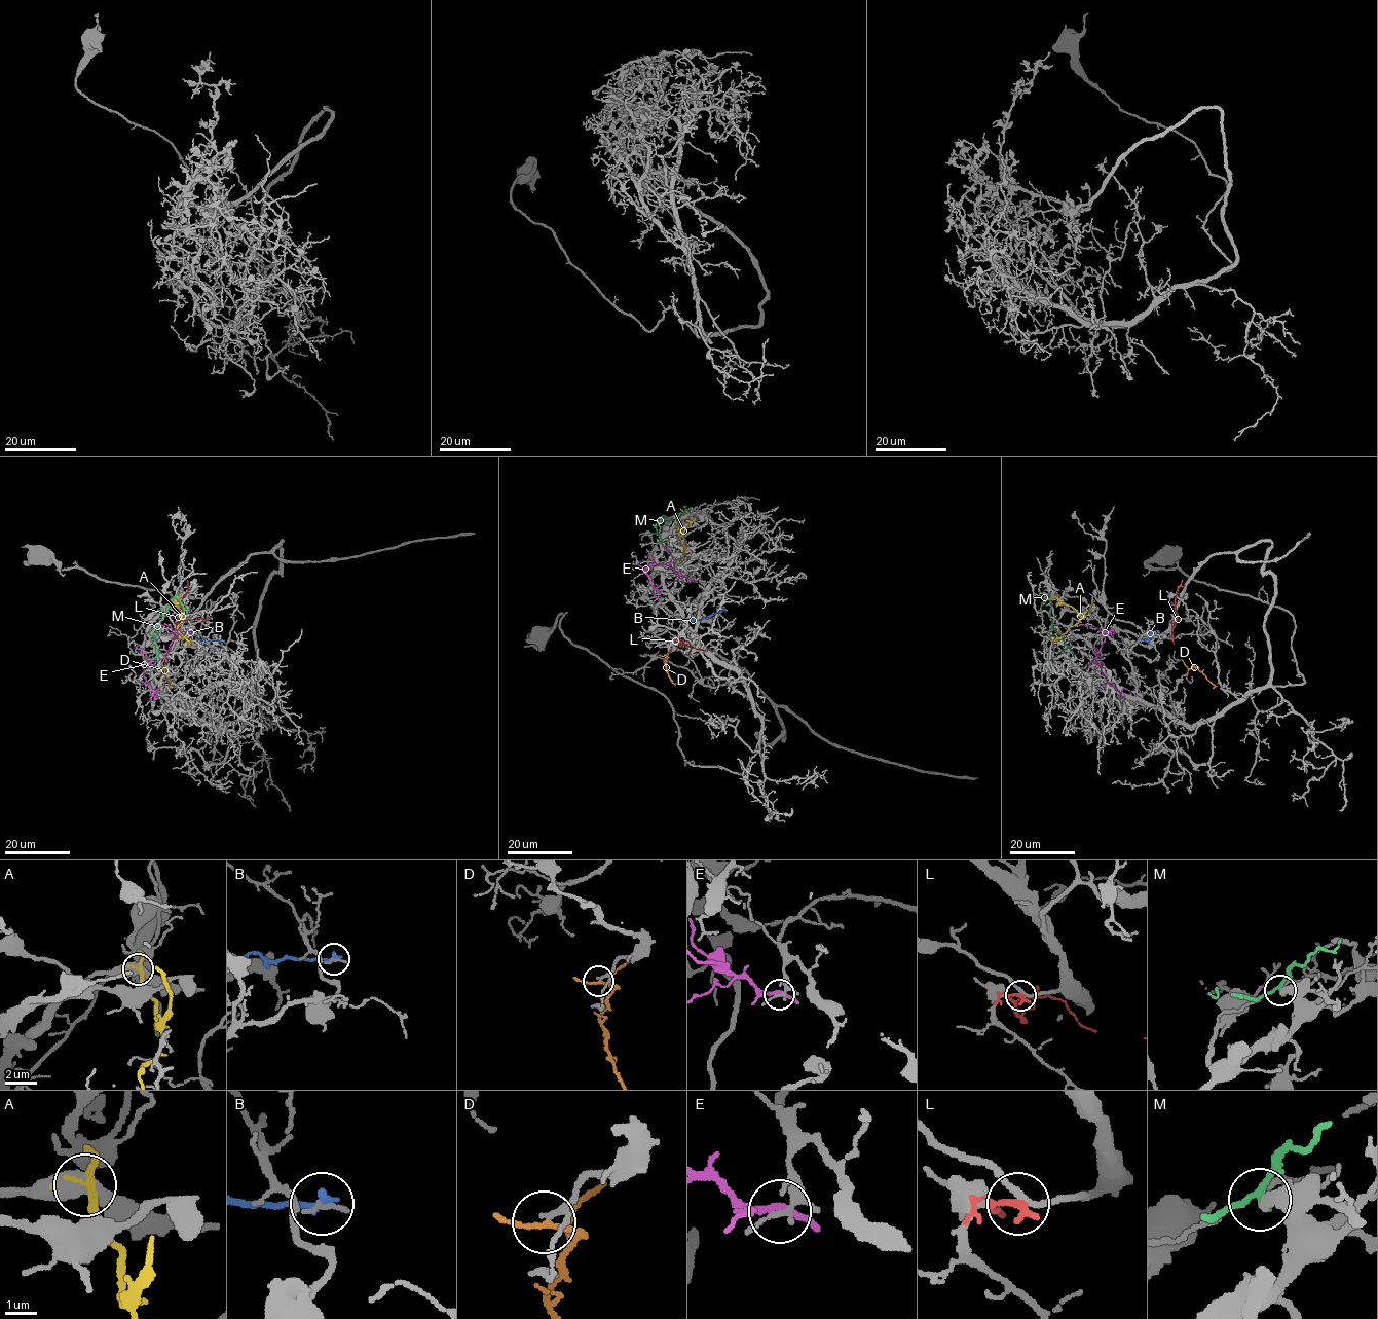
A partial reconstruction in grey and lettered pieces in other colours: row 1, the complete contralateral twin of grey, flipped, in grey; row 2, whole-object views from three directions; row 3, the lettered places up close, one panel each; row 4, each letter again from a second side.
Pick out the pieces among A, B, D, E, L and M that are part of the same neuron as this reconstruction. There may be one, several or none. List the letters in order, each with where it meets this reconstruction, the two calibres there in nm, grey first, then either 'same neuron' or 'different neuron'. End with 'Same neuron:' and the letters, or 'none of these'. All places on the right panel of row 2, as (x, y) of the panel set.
A: meets grey at (1091, 605); 500 nm thick on the grey side, 240 nm on the other; different neuron
B: meets grey at (1140, 640); 160 nm thick on the grey side, 300 nm on the other; different neuron
D: meets grey at (1187, 674); 140 nm thick on the grey side, 150 nm on the other; same neuron
E: meets grey at (1111, 630); 200 nm thick on the grey side, 220 nm on the other; different neuron
L: meets grey at (1171, 638); 180 nm thick on the grey side, 200 nm on the other; different neuron
M: meets grey at (1049, 594); 280 nm thick on the grey side, 200 nm on the other; different neuron
Same neuron: D

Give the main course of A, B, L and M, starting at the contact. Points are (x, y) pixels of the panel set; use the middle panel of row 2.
A: (679, 560), (684, 550), (679, 539), (691, 522), (686, 520)
B: (723, 609), (697, 620), (686, 619)
L: (679, 640), (676, 640), (680, 646), (684, 644), (691, 647), (691, 652)
M: (678, 518), (665, 519), (654, 526), (659, 537), (660, 519)

